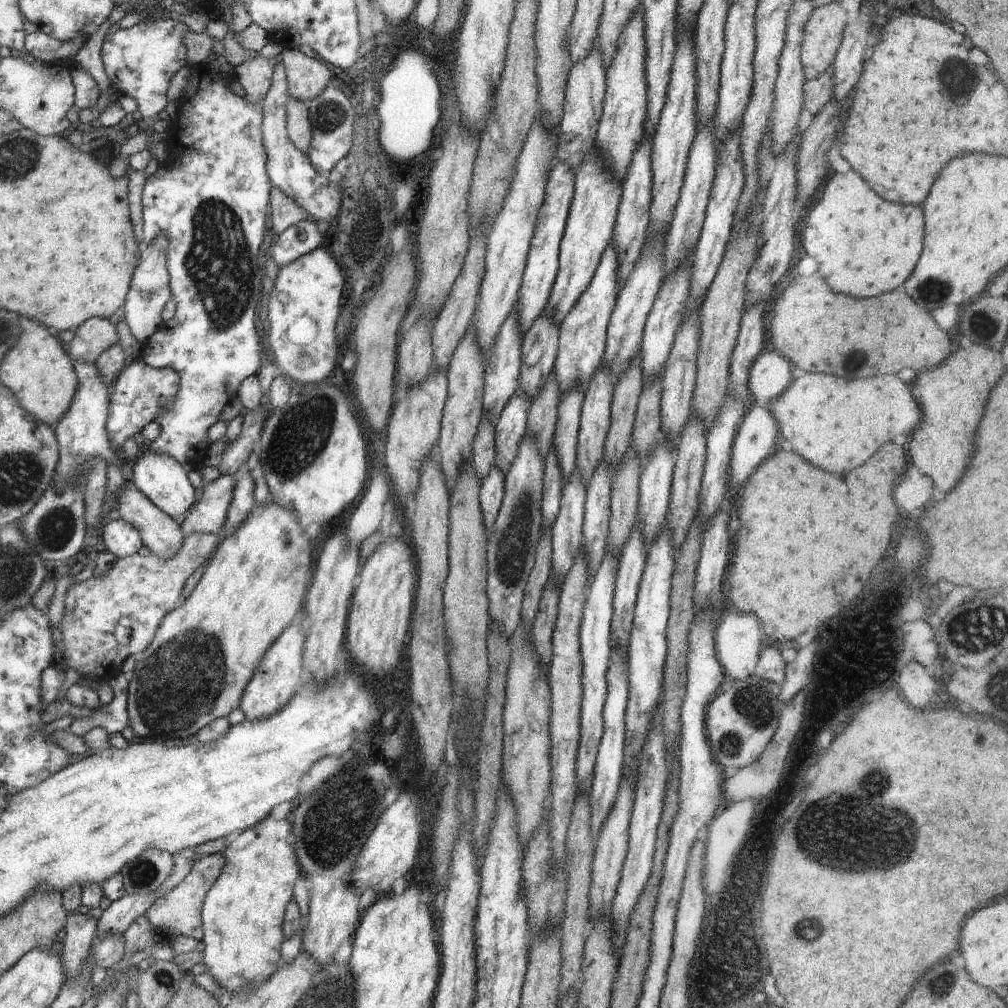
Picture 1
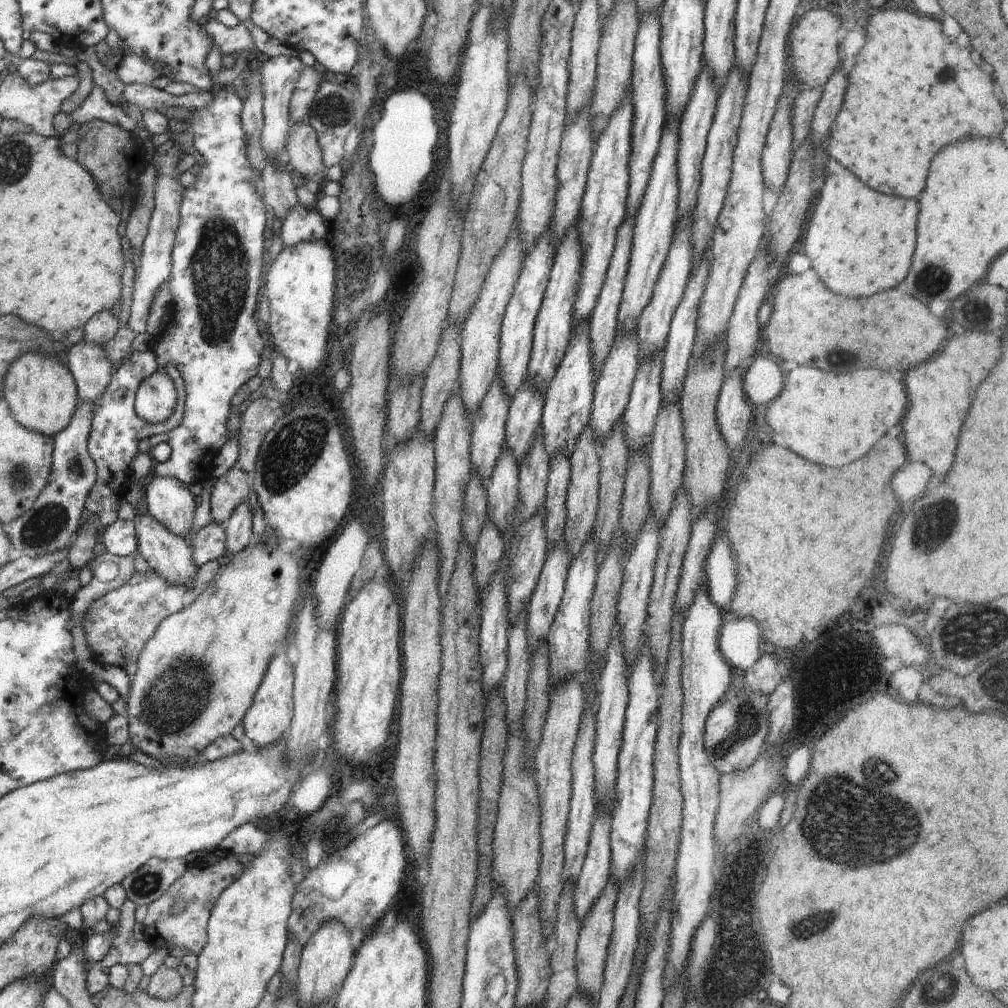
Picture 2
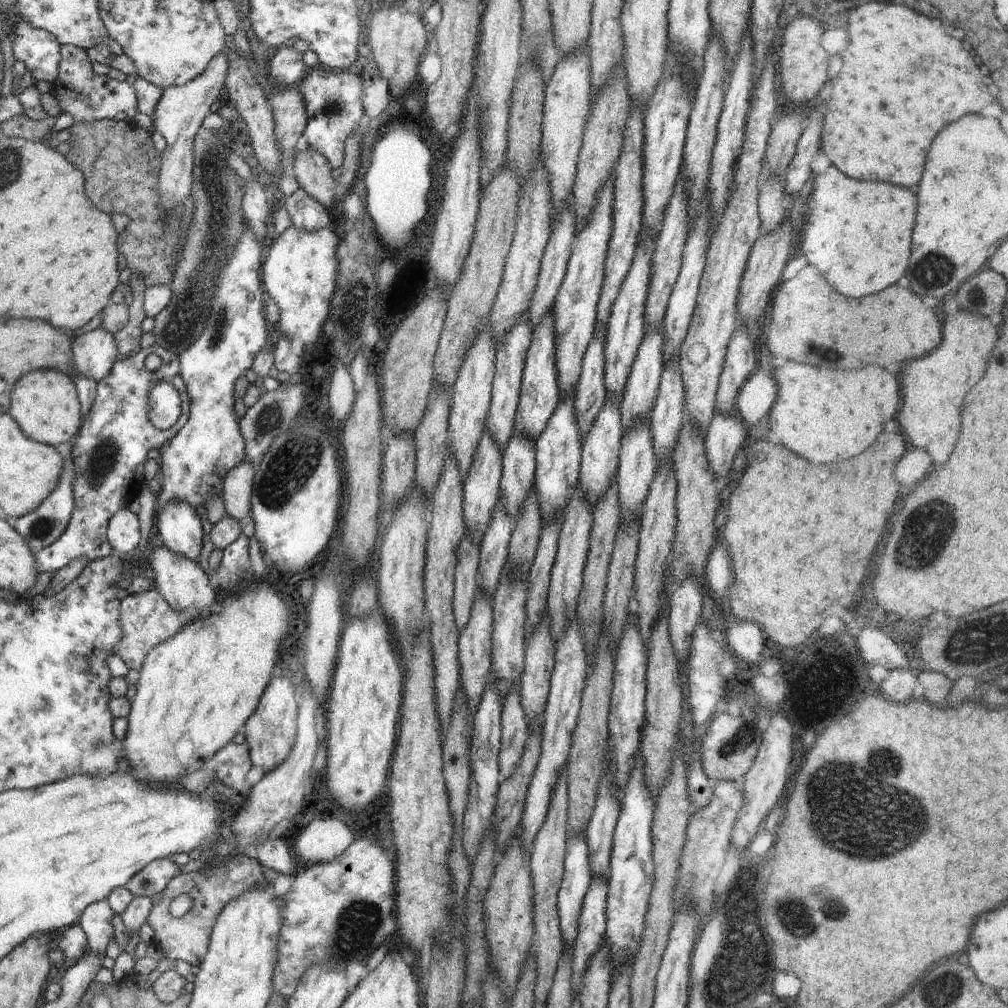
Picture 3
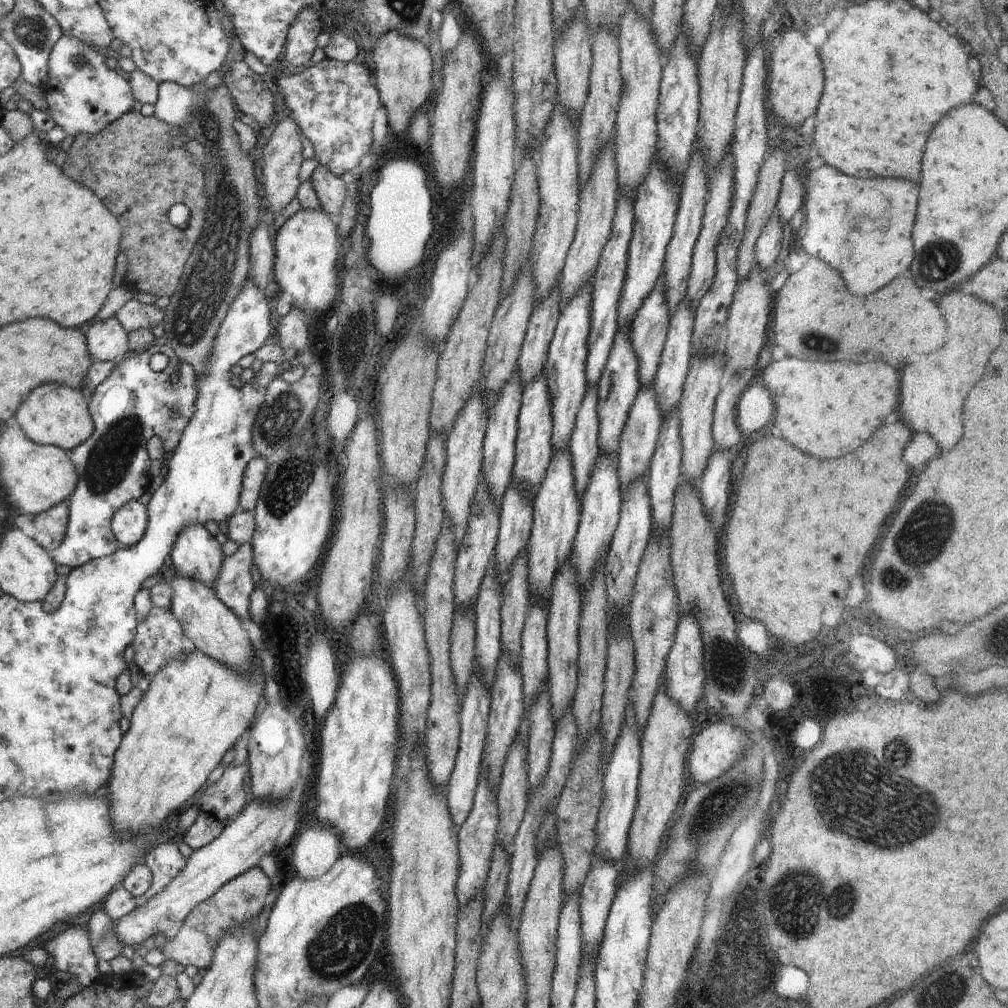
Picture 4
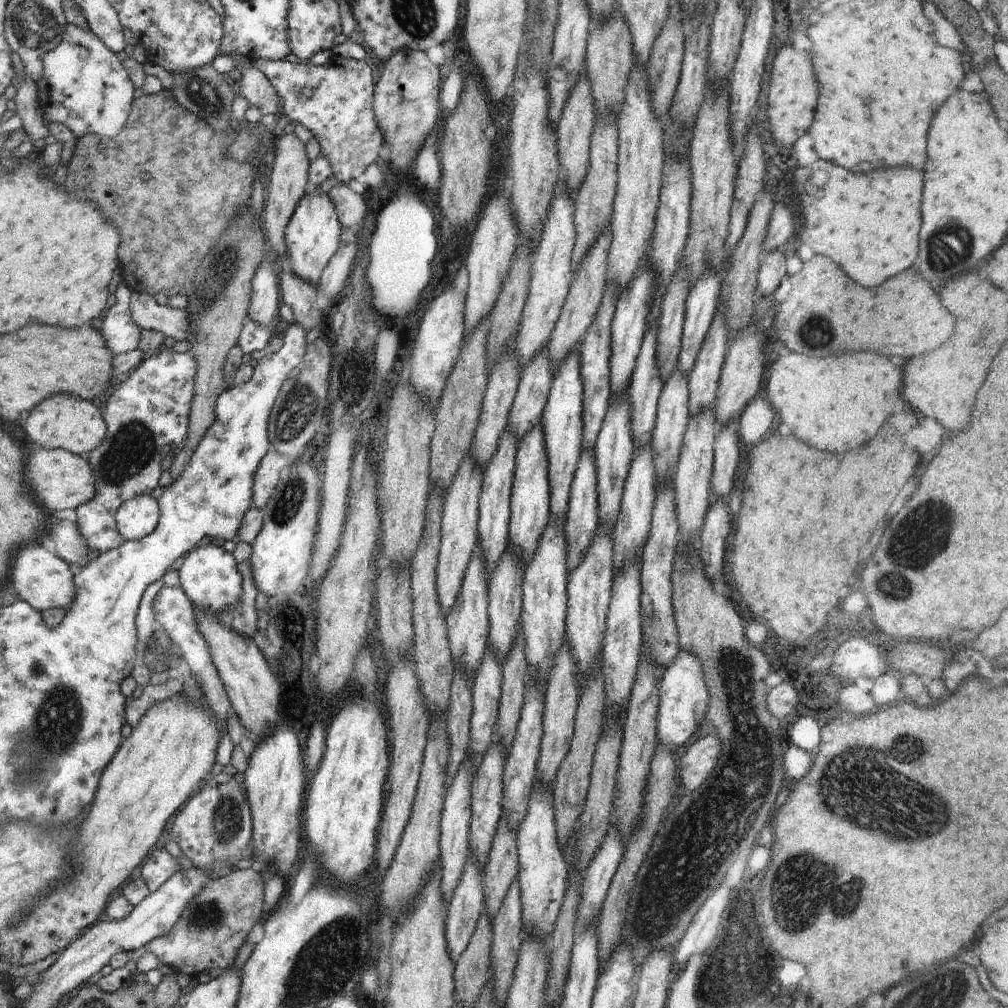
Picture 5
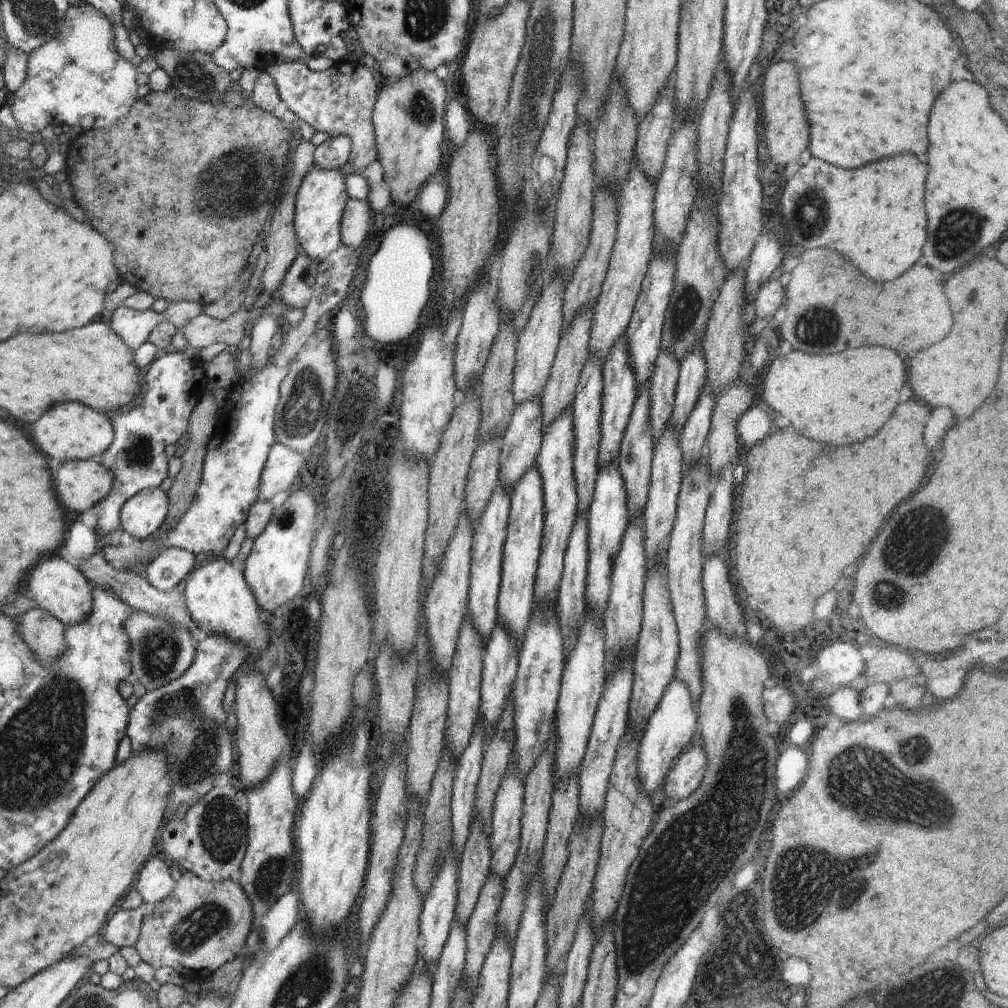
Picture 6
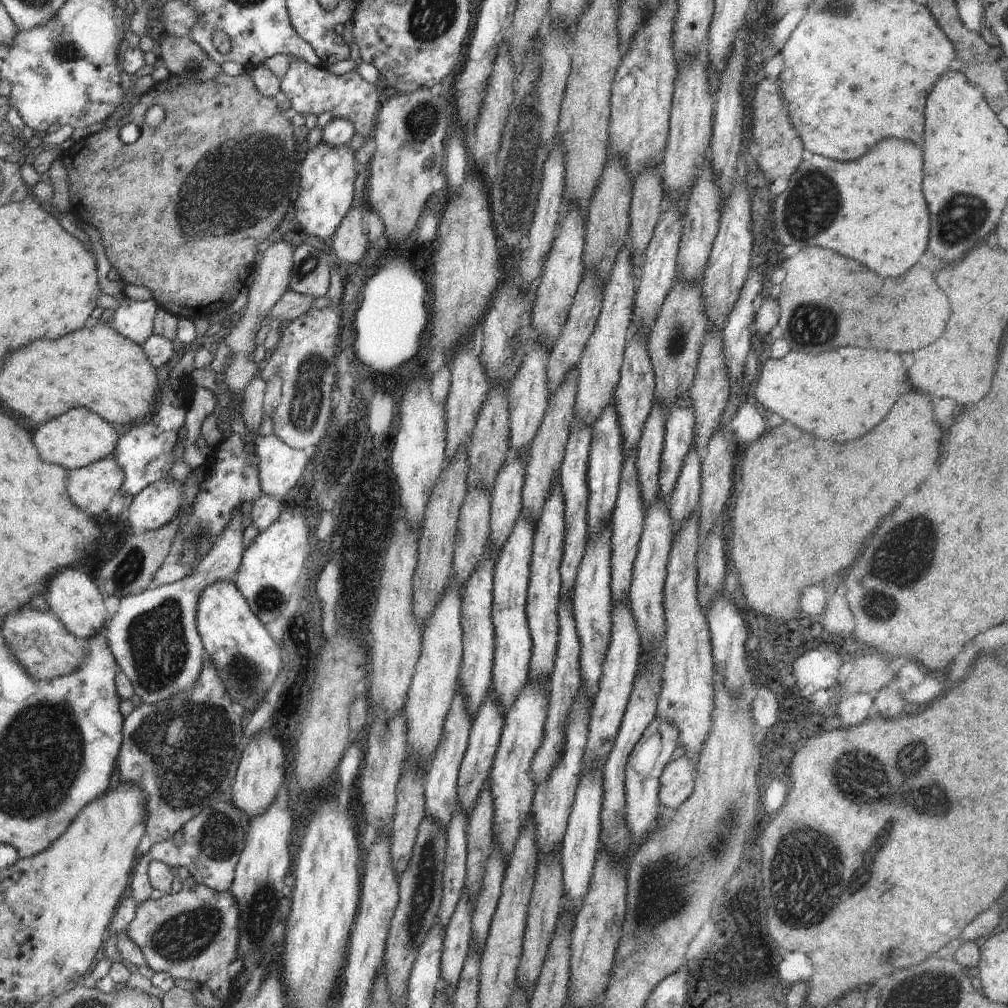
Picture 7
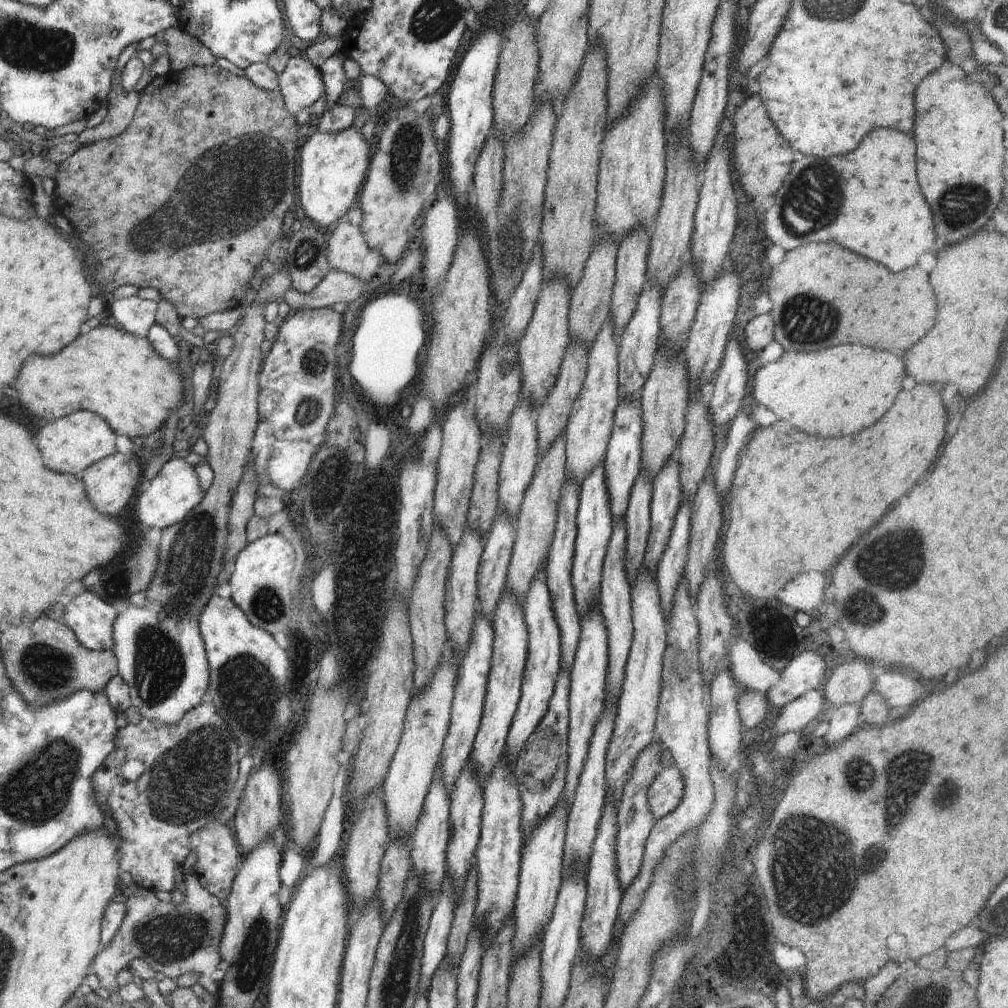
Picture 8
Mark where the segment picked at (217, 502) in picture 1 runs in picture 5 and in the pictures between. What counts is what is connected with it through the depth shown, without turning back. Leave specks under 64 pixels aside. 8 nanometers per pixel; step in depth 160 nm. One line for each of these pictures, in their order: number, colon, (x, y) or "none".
2: (230, 490)
3: (237, 488)
4: (255, 471)
5: (266, 479)

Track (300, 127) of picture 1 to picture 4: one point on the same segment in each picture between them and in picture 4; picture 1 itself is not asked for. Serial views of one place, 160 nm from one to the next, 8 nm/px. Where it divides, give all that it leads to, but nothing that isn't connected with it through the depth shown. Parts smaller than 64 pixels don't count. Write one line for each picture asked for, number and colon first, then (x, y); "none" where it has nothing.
2: (305, 156)
3: (312, 170)
4: (331, 191)

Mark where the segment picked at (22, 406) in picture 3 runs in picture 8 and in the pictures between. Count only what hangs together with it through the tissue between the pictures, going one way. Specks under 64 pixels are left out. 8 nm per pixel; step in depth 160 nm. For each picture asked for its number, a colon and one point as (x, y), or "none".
4: (57, 415)
5: (64, 421)
6: (68, 431)
7: (79, 437)
8: (71, 444)

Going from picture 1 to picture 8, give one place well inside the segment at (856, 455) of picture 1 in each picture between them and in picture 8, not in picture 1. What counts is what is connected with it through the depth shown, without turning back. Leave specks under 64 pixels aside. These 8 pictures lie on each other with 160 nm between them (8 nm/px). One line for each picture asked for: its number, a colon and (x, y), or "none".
2: (830, 420)
3: (825, 416)
4: (827, 409)
5: (834, 404)
6: (840, 399)
7: (838, 396)
8: (837, 392)

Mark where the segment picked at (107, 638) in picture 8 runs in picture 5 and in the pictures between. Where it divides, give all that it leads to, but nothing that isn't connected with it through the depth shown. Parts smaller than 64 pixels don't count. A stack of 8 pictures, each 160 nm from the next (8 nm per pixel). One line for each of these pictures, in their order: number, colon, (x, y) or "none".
5: (40, 578)
6: (56, 586)
7: (73, 596)

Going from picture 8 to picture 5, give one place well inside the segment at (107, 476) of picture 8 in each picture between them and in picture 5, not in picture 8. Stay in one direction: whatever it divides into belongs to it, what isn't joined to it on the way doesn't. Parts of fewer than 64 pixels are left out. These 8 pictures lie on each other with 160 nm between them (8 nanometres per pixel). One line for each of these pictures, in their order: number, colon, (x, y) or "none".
5: (62, 481)
6: (79, 485)
7: (91, 488)

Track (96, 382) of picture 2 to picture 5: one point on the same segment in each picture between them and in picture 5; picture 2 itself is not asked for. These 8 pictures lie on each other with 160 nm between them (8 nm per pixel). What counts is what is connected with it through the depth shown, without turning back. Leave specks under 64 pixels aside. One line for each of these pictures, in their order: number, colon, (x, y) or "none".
3: (94, 352)
4: (107, 340)
5: (121, 335)

